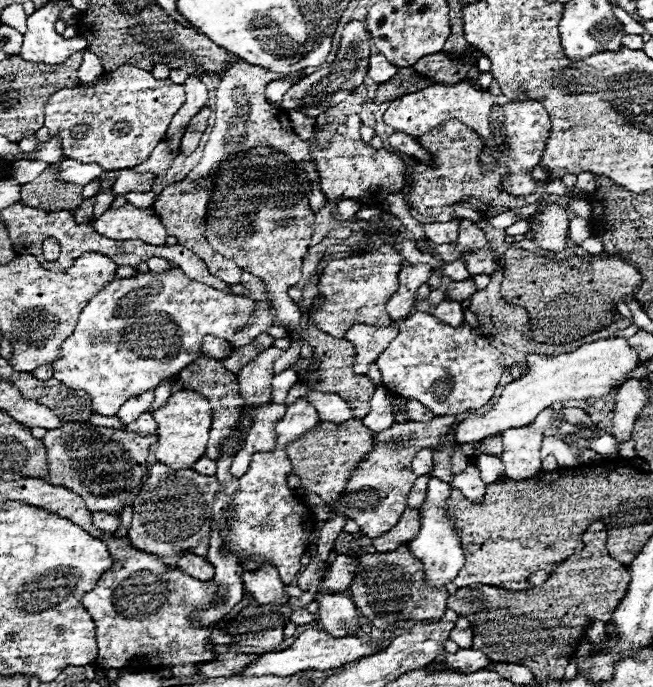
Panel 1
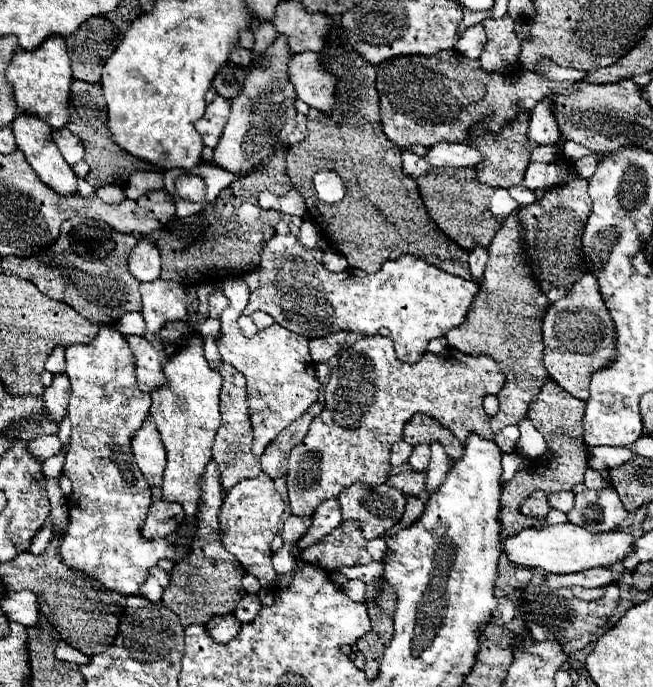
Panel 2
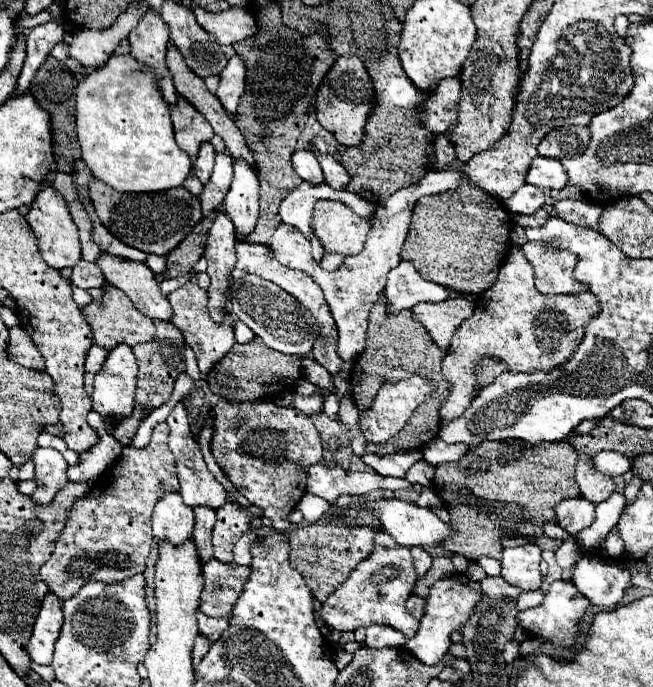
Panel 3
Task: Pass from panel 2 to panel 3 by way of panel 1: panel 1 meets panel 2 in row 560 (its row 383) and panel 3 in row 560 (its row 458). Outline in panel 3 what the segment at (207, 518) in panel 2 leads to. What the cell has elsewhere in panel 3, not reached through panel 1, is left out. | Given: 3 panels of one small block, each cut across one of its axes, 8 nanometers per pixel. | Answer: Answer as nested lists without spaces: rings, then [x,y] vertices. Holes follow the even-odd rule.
[[[210,560],[204,570],[204,590],[200,594],[200,610],[206,616],[230,618],[232,606],[250,576],[250,566],[238,564],[222,564],[218,560]]]

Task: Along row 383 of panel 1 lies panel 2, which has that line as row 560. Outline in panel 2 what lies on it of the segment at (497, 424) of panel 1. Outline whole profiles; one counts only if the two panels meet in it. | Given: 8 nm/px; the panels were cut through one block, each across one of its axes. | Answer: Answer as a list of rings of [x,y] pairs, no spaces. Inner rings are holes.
[[[566,522],[566,524],[544,526],[540,530],[534,530],[534,528],[522,530],[520,534],[508,538],[502,544],[502,550],[514,564],[528,566],[528,568],[540,566],[548,574],[572,574],[572,572],[582,572],[596,566],[612,566],[616,562],[622,562],[626,556],[634,552],[634,538],[630,532],[624,532],[624,530],[592,534],[592,532],[586,532],[584,528],[578,528]]]

